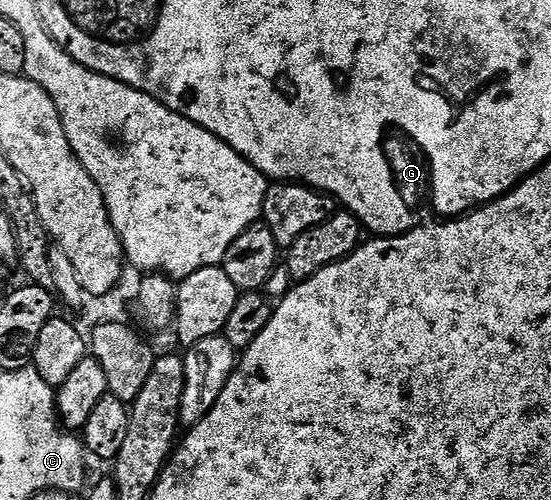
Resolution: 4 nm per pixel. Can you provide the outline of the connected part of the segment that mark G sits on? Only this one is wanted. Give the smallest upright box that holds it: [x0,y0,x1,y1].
[379,123,511,231]

